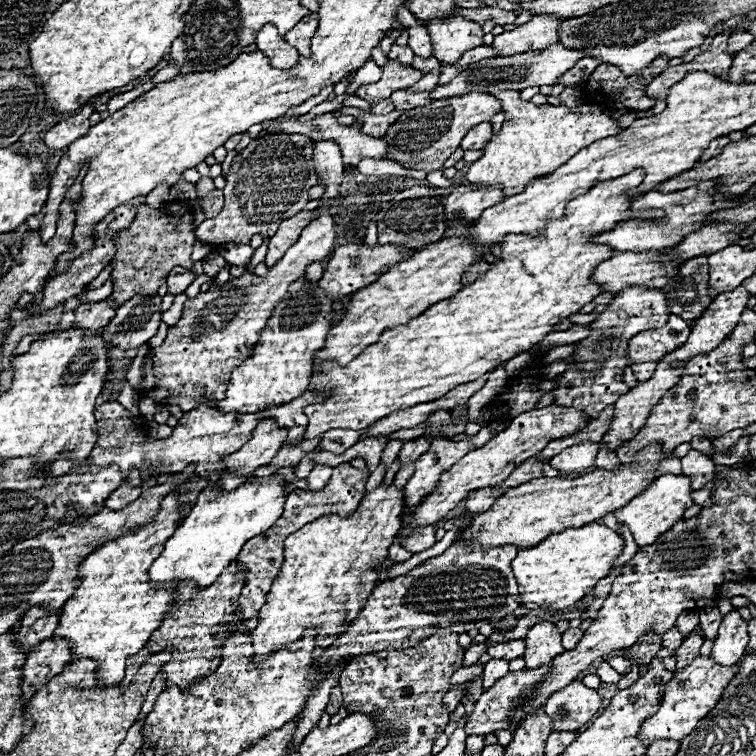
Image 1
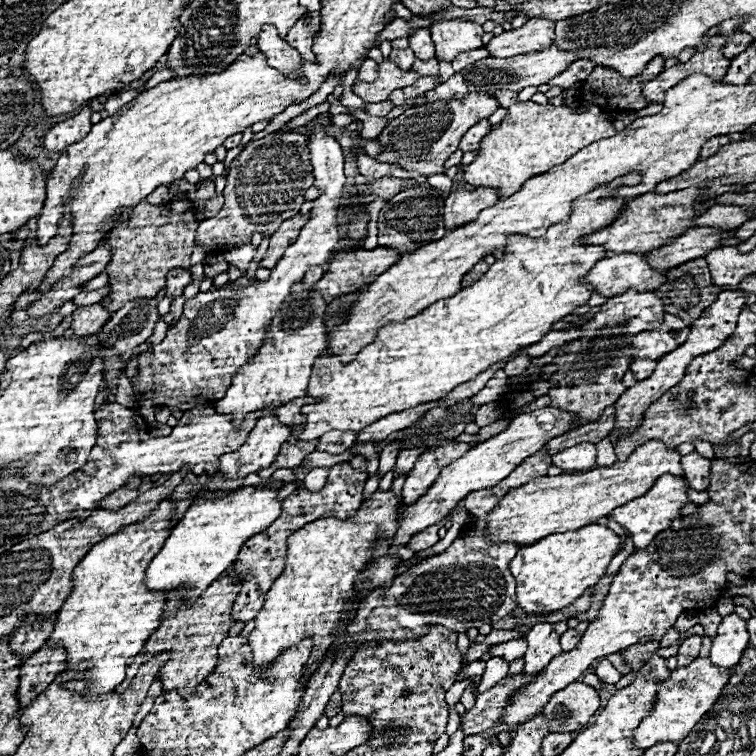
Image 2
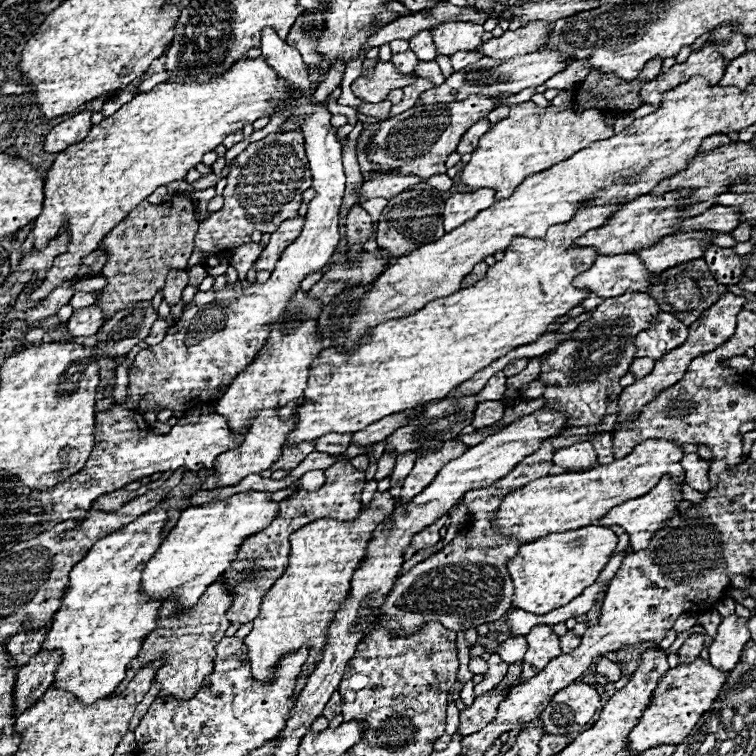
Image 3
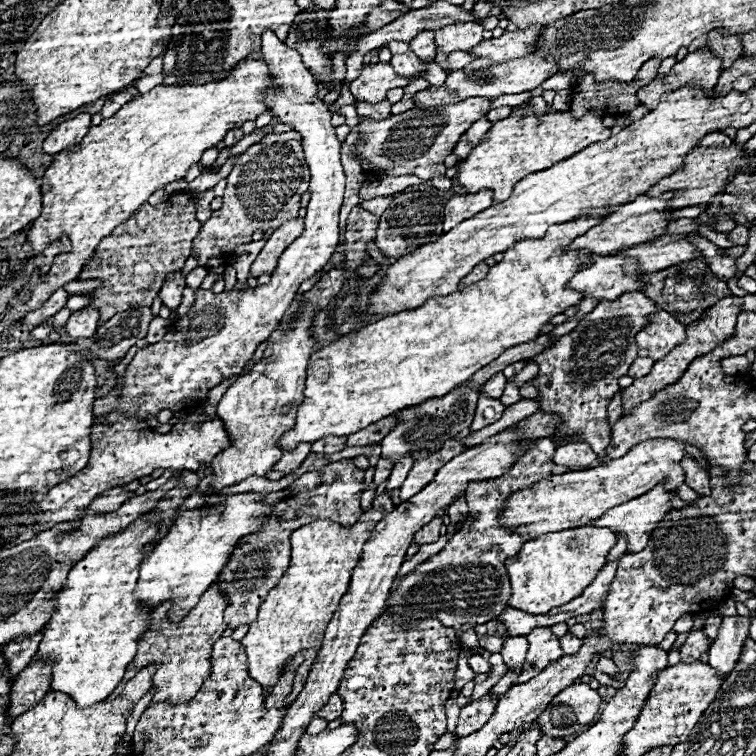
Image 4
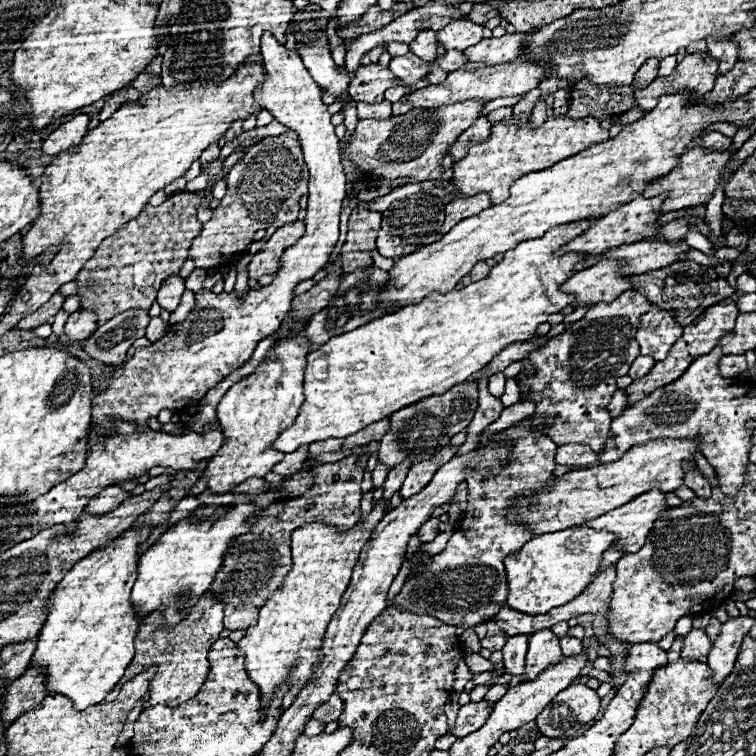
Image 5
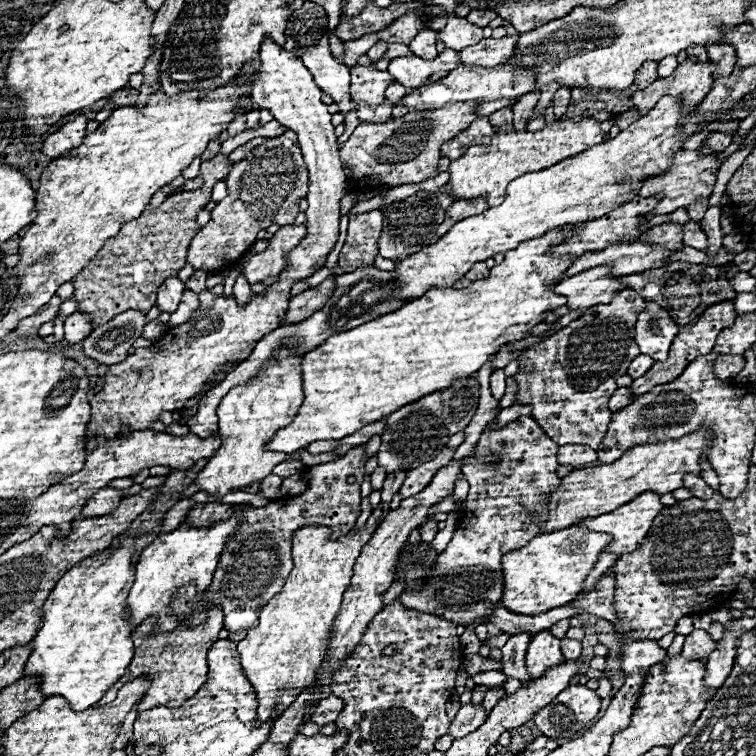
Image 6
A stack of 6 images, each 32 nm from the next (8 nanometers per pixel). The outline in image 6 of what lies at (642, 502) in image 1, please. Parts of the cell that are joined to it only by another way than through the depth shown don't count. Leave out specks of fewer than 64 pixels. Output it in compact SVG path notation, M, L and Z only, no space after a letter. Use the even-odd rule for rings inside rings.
M644 492L638 498L630 500L628 504L608 514L586 518L584 522L580 522L580 526L614 536L612 544L608 544L604 552L616 552L616 554L634 552L646 538L646 532L650 530L654 516L658 516L658 512L664 508L660 498L662 494Z

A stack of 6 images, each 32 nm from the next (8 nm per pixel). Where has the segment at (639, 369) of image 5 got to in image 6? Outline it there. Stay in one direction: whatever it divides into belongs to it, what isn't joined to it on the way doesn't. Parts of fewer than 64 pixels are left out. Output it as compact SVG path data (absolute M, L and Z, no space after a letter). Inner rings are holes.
M636 356L634 360L632 360L632 364L630 364L630 368L628 368L628 376L632 376L632 378L640 378L640 376L644 376L650 368L652 368L652 364L654 364L654 360L650 360L650 356Z

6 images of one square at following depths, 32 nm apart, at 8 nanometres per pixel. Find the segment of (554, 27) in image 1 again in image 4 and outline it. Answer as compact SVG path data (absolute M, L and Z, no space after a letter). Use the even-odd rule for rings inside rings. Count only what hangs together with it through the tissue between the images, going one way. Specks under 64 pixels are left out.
M530 24L530 28L504 32L500 38L482 40L478 46L474 46L470 52L476 58L490 58L494 62L508 62L514 58L520 58L524 54L534 52L538 44L538 36L542 34L542 24Z

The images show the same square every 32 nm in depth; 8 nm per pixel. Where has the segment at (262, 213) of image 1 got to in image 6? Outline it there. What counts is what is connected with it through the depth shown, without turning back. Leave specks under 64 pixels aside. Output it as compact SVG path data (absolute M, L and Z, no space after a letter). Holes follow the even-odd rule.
M286 130L282 136L268 138L264 144L250 150L250 154L244 160L232 166L230 174L226 176L226 182L228 182L228 196L222 202L218 202L218 206L210 212L210 222L190 242L188 262L194 264L194 270L220 270L222 266L236 262L246 252L246 248L254 244L256 234L260 230L266 230L272 224L286 226L296 220L300 212L298 204L308 194L308 168L302 160L296 134Z

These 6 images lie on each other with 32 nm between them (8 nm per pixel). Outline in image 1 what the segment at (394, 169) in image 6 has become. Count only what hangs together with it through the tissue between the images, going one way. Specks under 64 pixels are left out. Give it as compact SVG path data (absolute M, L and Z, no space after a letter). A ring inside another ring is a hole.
M470 92L466 96L436 100L426 106L404 112L384 134L384 140L390 146L388 160L400 162L402 166L406 164L406 168L410 170L440 170L446 158L460 146L462 136L466 136L466 132L474 128L474 124L490 122L500 110L502 102L496 96L486 92Z

